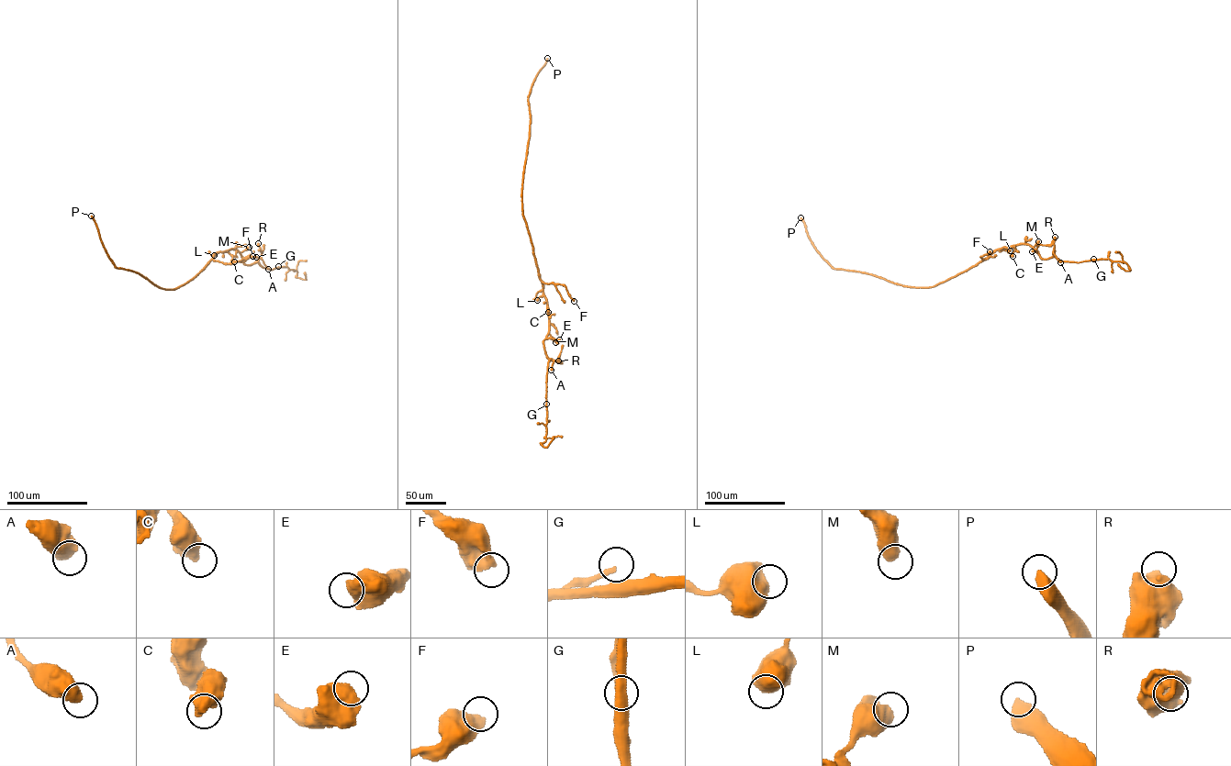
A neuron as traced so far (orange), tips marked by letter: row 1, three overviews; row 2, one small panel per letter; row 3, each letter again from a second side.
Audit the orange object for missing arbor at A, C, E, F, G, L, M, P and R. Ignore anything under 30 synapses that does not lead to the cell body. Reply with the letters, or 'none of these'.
P

